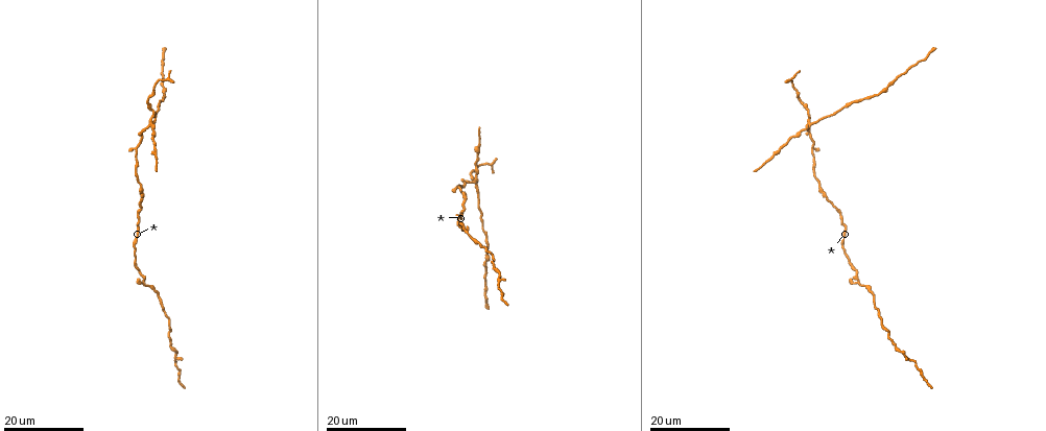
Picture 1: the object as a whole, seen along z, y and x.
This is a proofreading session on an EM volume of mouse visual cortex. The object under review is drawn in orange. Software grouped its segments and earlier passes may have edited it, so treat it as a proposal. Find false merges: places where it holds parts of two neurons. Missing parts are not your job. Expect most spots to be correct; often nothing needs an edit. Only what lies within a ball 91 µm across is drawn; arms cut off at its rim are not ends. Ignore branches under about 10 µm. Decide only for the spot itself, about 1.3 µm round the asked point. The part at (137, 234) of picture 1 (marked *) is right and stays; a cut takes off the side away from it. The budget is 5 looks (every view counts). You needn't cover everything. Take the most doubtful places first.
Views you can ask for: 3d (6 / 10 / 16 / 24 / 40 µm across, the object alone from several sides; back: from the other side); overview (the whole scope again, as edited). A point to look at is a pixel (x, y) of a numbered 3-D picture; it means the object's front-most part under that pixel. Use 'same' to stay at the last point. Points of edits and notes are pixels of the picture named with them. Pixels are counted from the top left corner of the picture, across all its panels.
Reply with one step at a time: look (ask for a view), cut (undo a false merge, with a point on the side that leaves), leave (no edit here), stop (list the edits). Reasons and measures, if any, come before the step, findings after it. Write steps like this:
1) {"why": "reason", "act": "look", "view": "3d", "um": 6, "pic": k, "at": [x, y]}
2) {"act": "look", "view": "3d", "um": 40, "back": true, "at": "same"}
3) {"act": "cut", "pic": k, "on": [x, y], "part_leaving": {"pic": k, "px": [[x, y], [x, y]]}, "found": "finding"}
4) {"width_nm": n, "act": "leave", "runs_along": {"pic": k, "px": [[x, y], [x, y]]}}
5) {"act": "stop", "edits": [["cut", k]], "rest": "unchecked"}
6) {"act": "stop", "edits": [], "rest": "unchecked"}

{"act": "look", "view": "3d", "um": 16, "pic": 1, "at": [808, 127]}

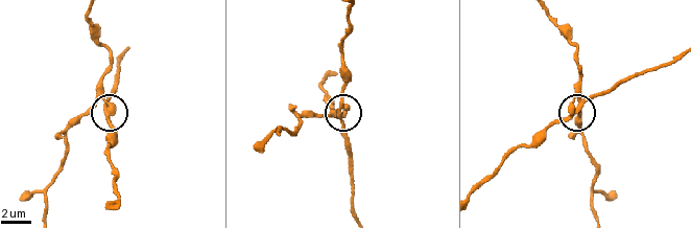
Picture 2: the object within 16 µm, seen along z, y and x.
{"act": "look", "view": "3d", "um": 6, "pic": 2, "at": [580, 107]}

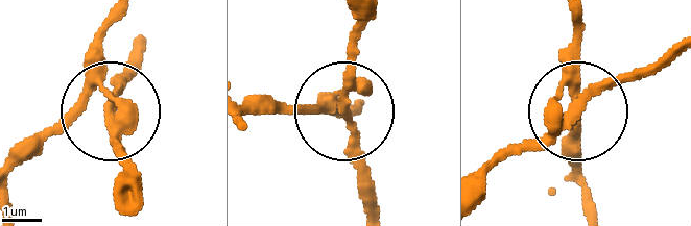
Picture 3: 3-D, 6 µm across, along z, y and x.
{"side_arm_um": 19, "arms": 4, "act": "cut", "pic": 3, "on": [120, 89], "found": "a second neuron is stuck on"}

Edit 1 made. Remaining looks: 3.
{"why": "thin arm on a thick one", "act": "look", "view": "3d", "um": 16, "pic": 1, "at": [142, 282]}

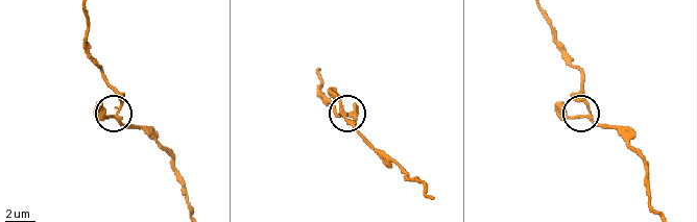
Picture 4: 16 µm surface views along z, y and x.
{"act": "look", "view": "3d", "um": 6, "pic": 4, "at": [118, 111]}

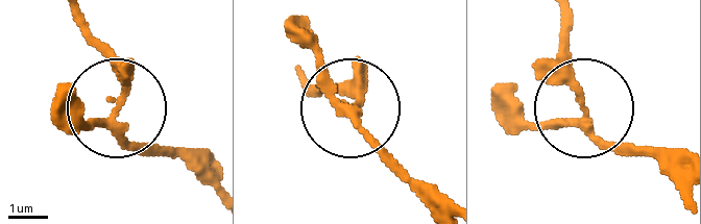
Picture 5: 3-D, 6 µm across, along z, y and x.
{"arms": 3, "act": "leave", "runs_along": {"pic": 5, "px": [[559, 17], [582, 116], [635, 153]]}, "found": "all the same neuron"}

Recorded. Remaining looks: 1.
{"act": "stop", "edits": [["cut", 3]], "rest": "unchecked"}

